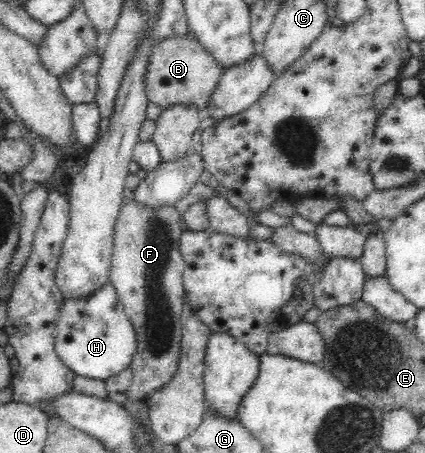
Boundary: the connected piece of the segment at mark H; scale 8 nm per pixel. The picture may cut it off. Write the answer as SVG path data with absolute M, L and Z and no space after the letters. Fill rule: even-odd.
M110 283L90 296L63 300L57 314L54 348L62 364L76 375L104 380L129 366L136 350L135 330Z

